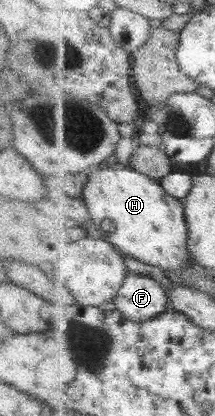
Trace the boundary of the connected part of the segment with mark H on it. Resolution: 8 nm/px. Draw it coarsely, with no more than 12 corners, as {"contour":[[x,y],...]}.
{"contour":[[101,163],[80,197],[95,233],[163,270],[187,269],[183,200]]}

